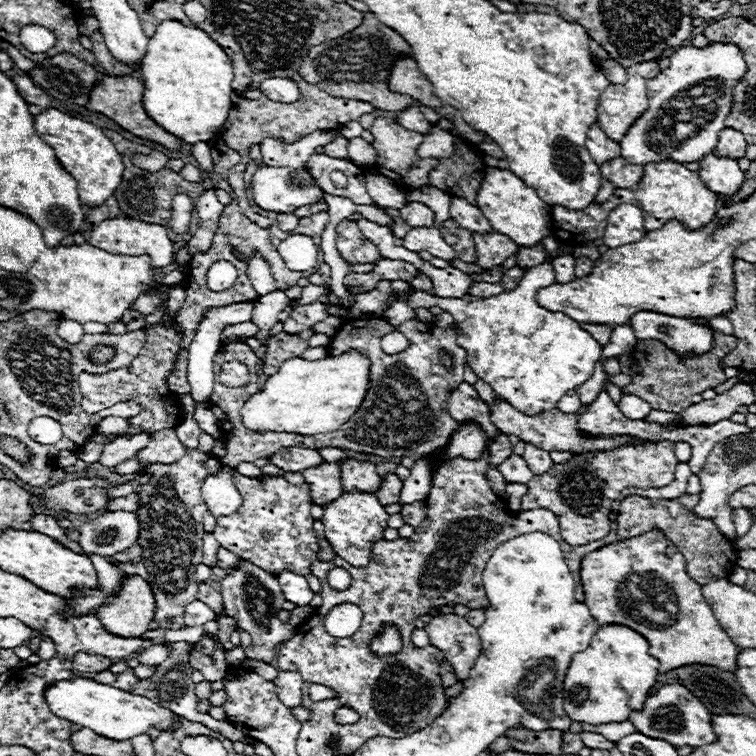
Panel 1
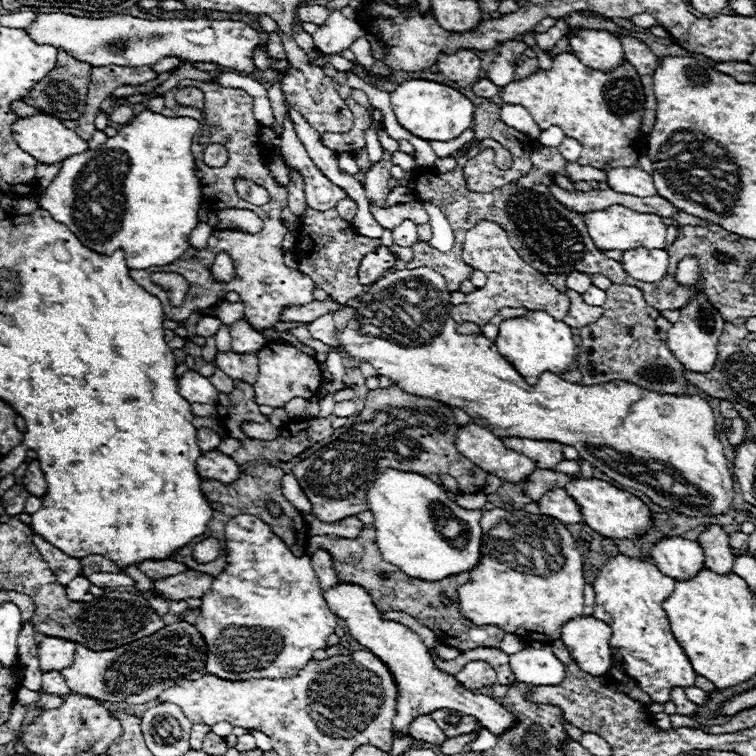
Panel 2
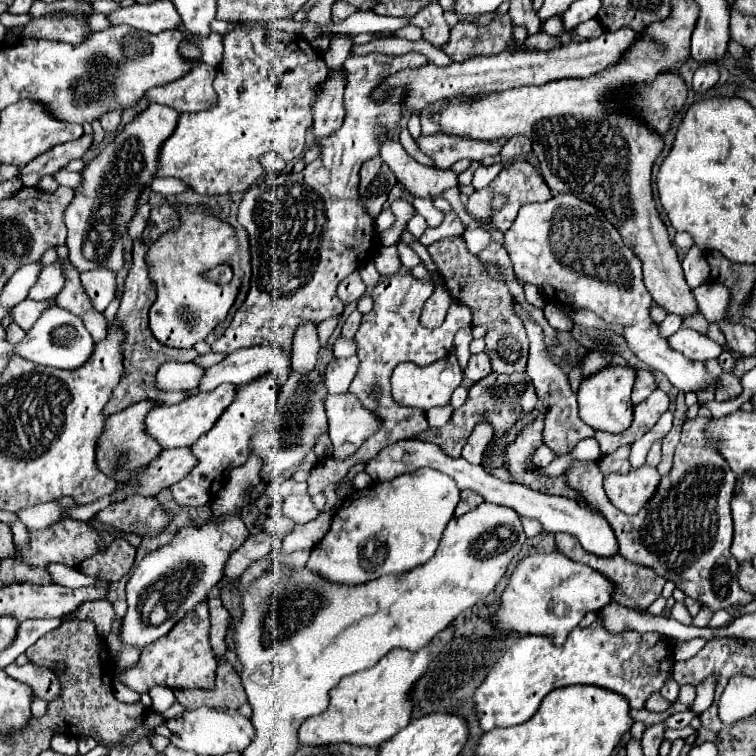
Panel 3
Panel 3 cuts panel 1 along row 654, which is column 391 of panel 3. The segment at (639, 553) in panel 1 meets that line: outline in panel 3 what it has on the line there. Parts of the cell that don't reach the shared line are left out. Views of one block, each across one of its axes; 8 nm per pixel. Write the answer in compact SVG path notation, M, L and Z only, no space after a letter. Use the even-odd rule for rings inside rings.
M448 626L444 632L434 636L430 644L420 648L420 652L392 650L370 670L340 680L340 684L330 692L328 710L322 712L320 716L308 718L300 726L298 742L302 746L326 746L348 742L352 746L378 748L382 742L386 742L388 738L392 738L396 732L400 732L410 724L408 700L404 700L404 692L412 688L412 684L420 678L420 672L424 672L424 668L428 666L428 660L434 660L436 652L440 652L440 648L450 638L452 628Z

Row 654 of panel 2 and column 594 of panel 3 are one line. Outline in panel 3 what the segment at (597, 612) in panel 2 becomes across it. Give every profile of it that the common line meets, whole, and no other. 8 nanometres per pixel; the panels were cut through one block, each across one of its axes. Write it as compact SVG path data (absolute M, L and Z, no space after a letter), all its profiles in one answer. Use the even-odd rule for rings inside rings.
M596 620L588 628L576 626L564 648L552 648L544 636L524 636L490 668L474 692L476 718L482 732L524 724L534 716L542 698L556 688L588 684L612 690L628 700L632 708L644 708L646 698L658 692L664 680L672 678L672 652L662 634L610 634Z

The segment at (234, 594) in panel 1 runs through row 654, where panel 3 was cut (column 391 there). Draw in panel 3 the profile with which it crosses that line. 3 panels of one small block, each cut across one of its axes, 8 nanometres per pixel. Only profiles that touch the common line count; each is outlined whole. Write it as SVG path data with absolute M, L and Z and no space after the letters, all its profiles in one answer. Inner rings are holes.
M396 246L380 248L380 252L376 252L376 256L374 256L374 266L376 266L376 270L378 270L380 276L392 276L392 274L396 274L400 270L400 266L402 266Z

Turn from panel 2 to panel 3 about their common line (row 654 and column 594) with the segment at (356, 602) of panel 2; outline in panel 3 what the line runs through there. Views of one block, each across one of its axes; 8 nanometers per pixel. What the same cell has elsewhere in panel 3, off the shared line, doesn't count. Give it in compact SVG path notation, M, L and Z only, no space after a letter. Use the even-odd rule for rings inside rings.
M608 366L596 376L590 376L580 384L578 390L578 408L580 418L594 430L620 434L632 424L632 386L636 380L636 370L630 366Z

